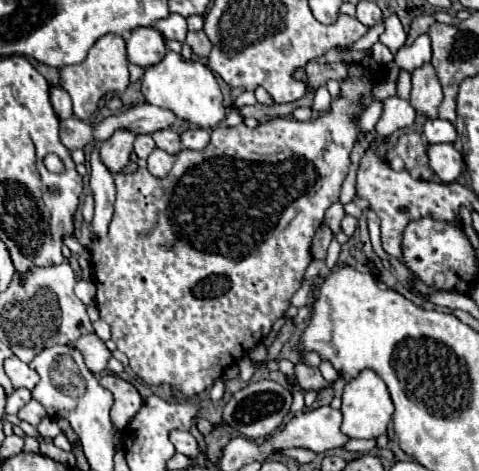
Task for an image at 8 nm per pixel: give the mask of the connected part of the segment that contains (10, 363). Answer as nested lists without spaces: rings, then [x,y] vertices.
[[[10,357],[8,361],[4,361],[4,371],[6,375],[10,377],[12,385],[18,389],[18,387],[26,387],[26,389],[34,389],[36,383],[38,383],[38,373],[32,371],[26,363],[22,363],[18,357]]]

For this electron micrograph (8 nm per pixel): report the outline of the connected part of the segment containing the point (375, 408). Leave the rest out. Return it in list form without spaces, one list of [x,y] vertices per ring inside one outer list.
[[[366,369],[364,373],[360,373],[360,377],[352,379],[346,383],[344,395],[342,395],[342,433],[350,439],[378,439],[380,435],[386,433],[388,421],[392,419],[394,413],[394,405],[390,399],[390,393],[384,385],[384,381],[372,373],[370,369]]]

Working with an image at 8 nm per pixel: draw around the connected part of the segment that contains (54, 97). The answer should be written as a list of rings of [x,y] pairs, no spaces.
[[[54,85],[50,87],[50,101],[52,101],[52,107],[54,107],[54,113],[60,117],[60,119],[68,119],[72,117],[72,101],[70,101],[70,95]]]

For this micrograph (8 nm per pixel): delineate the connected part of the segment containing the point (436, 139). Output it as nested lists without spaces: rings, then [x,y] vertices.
[[[442,119],[426,121],[424,135],[432,145],[436,145],[436,143],[454,143],[458,139],[454,125],[450,121],[442,121]]]

